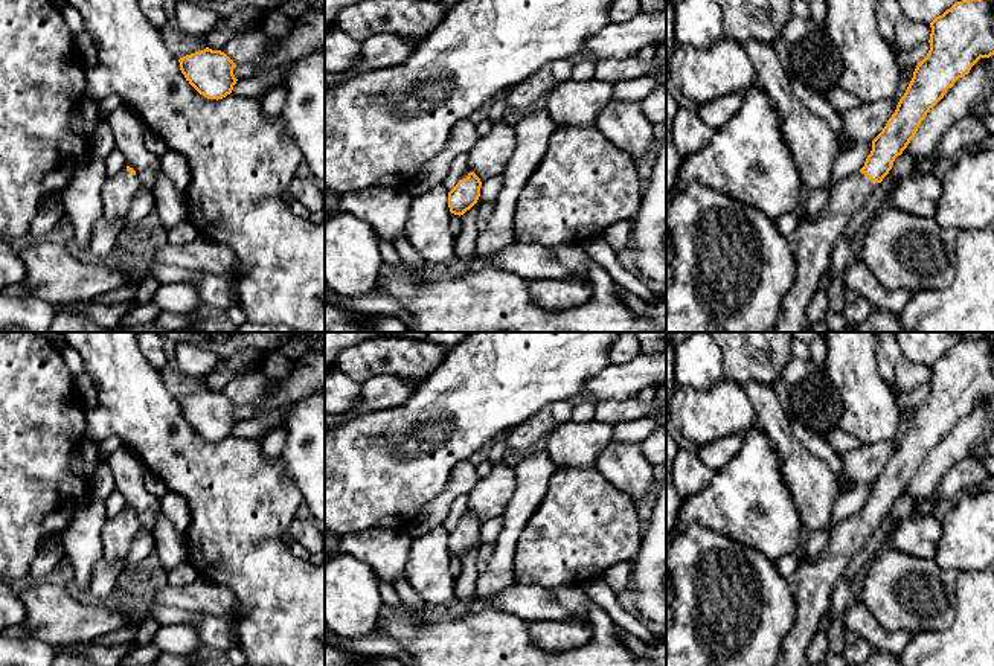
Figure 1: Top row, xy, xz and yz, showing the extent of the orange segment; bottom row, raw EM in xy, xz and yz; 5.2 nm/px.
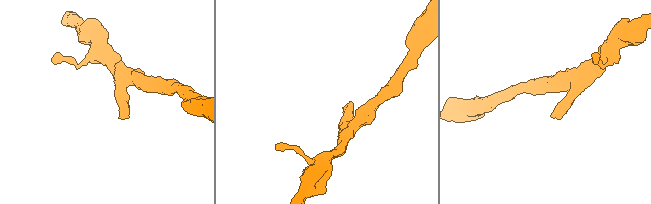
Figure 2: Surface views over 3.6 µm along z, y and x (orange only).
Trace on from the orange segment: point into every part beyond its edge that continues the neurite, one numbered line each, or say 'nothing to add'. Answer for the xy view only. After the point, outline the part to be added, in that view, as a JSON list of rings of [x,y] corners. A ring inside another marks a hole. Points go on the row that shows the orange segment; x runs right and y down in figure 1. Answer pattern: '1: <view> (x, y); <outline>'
1: xy (118, 192); [[[127,166],[116,175],[108,177],[102,189],[104,216],[108,221],[125,219],[140,186],[139,177],[130,174]]]

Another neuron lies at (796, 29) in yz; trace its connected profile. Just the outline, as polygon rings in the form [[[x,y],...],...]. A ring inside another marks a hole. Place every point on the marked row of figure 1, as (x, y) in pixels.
[[[791,15],[782,29],[782,38],[790,44],[796,44],[813,34],[826,34],[825,26],[819,26],[813,18]]]

